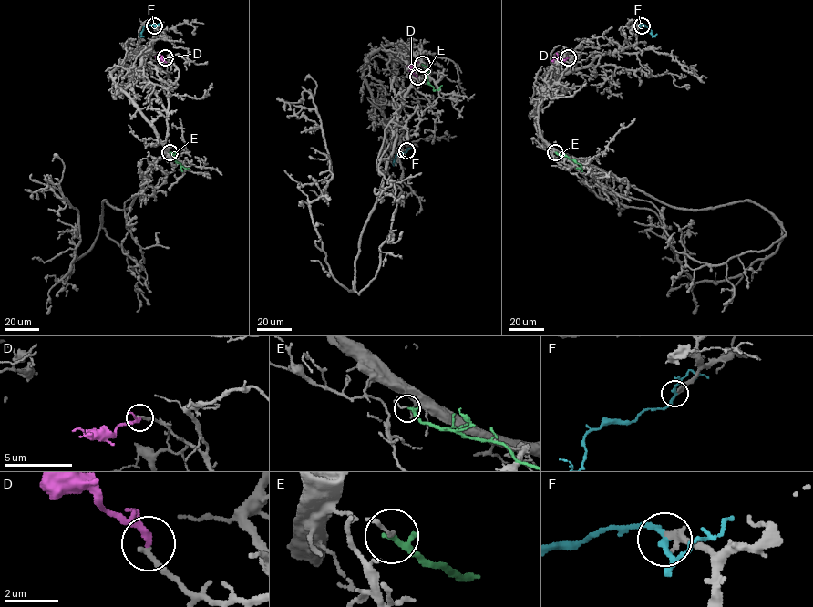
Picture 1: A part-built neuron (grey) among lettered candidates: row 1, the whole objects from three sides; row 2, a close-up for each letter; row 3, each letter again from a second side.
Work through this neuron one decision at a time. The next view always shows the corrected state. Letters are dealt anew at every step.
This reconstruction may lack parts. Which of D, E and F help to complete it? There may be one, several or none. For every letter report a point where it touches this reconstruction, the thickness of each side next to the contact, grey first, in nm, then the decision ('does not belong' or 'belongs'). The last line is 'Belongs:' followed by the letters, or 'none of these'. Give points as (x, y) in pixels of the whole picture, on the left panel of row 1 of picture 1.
D: (165, 57) | 220/180 nm | belongs
E: (169, 152) | 100/160 nm | does not belong
F: (154, 25) | 300/180 nm | does not belong
Belongs: D

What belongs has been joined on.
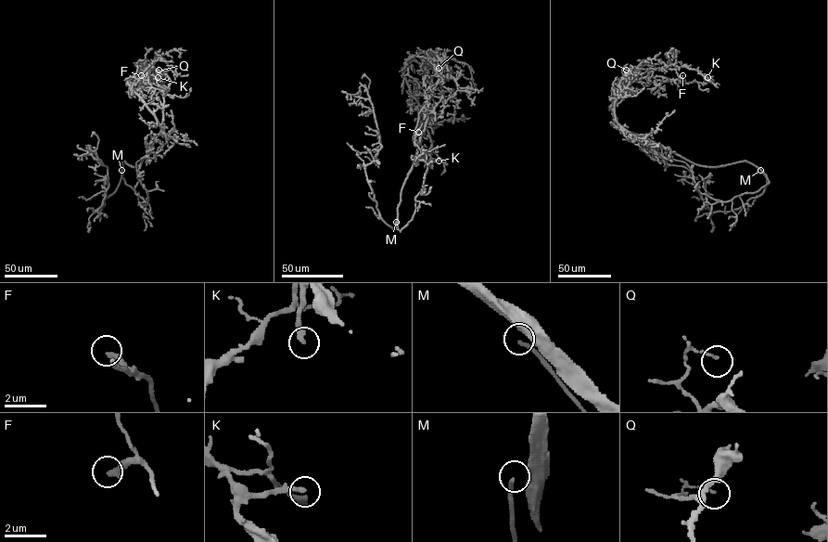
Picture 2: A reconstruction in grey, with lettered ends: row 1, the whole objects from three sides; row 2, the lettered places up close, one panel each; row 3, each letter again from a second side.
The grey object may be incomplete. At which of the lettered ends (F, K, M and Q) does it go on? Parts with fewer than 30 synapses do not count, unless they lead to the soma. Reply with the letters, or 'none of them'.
F, K, M

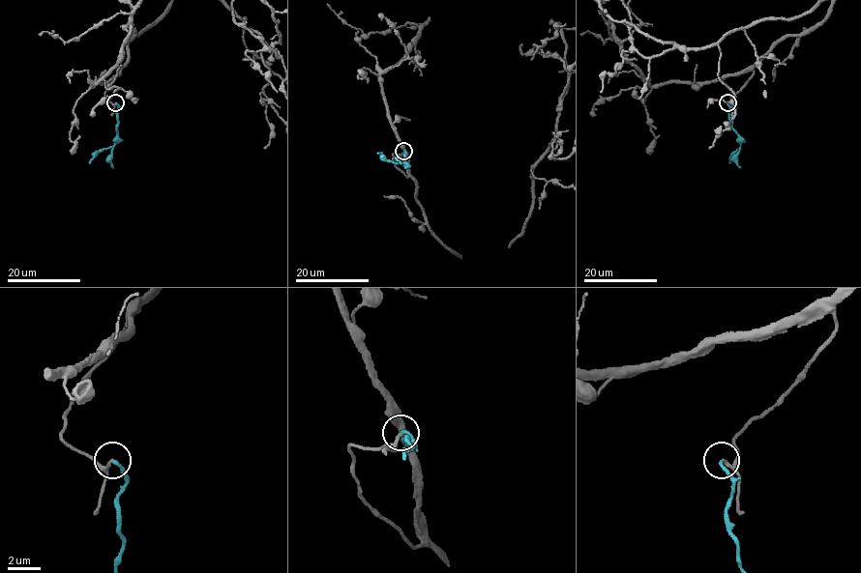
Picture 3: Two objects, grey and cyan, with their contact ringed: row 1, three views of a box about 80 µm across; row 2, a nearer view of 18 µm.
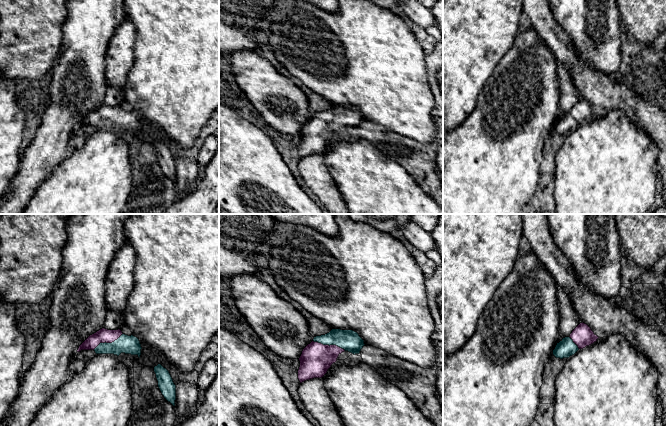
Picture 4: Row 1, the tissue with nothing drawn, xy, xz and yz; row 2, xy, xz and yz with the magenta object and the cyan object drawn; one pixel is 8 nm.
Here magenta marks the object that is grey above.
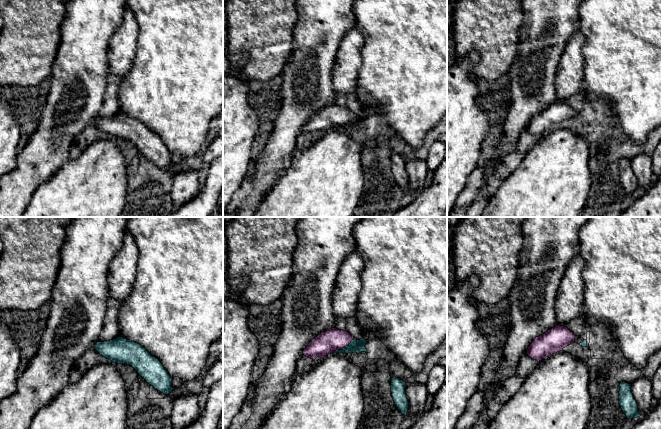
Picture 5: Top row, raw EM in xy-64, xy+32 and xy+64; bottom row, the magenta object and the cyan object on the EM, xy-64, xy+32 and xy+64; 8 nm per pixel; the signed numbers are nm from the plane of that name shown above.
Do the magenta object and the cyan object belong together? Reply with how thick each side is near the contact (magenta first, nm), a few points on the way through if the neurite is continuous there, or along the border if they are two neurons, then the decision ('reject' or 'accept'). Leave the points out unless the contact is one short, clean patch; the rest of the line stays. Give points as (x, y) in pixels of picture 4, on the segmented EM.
260 nm thick on the magenta side, 170 nm on the other; runs through xz (316, 358), (328, 345), (339, 340), (349, 340); accept

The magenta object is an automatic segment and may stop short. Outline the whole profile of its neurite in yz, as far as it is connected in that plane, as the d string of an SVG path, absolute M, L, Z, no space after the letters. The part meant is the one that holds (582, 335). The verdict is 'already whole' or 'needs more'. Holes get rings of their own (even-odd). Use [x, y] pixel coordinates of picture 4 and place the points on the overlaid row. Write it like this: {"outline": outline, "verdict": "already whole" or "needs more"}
{"outline": "M582 322L572 331L569 337L565 337L557 343L553 350L553 355L560 359L569 358L579 349L583 349L596 342L598 338L591 328Z", "verdict": "needs more"}

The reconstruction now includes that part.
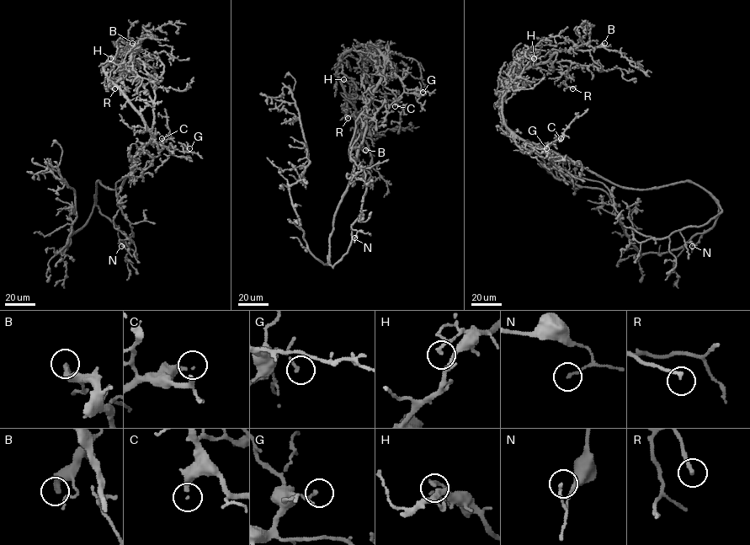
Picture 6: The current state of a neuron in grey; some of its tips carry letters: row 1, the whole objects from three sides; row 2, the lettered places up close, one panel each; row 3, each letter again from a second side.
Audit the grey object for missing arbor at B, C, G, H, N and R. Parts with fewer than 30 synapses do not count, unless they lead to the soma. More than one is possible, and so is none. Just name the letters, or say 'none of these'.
B, C, R

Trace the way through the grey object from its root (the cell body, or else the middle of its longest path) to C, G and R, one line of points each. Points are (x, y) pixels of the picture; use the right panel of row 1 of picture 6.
C: (639, 189), (612, 184), (538, 145), (561, 138)
G: (639, 189), (614, 184), (529, 142), (529, 146), (543, 148), (543, 152), (546, 148)
R: (639, 189), (614, 184), (523, 141), (502, 120), (502, 90), (526, 69), (558, 62), (565, 83), (572, 88)

